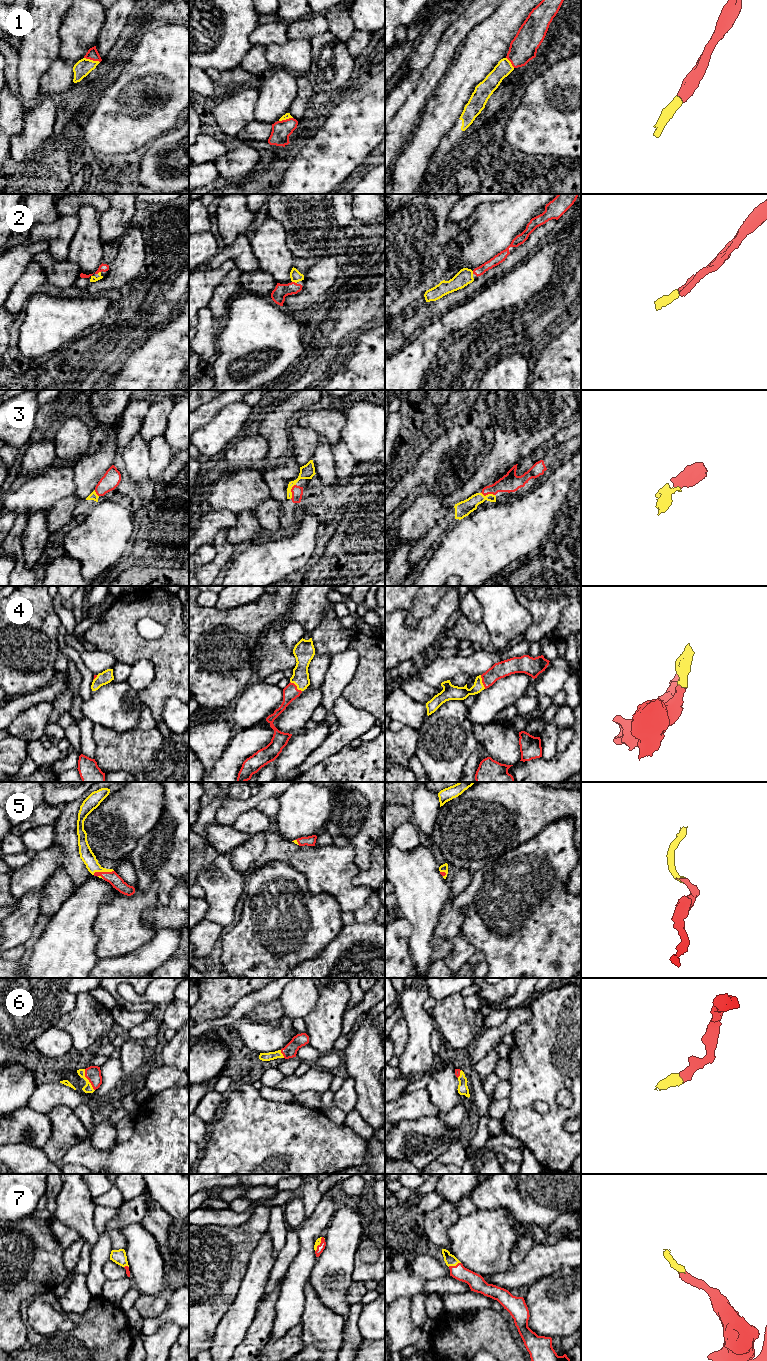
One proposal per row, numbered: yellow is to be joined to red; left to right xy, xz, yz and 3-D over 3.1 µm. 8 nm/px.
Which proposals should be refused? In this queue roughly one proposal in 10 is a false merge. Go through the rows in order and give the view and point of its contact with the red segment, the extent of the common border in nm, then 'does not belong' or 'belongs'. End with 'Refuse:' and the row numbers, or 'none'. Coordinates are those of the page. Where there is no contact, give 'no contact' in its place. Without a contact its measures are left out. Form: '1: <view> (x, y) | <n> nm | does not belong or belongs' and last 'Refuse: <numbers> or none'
1: xy (92, 59) | 130 nm | belongs
2: xz (294, 282) | 40 nm | belongs
3: xz (291, 491) | 130 nm | belongs
4: xz (296, 686) | 130 nm | belongs
5: xy (103, 872) | 170 nm | belongs
6: xy (88, 1079) | 190 nm | belongs
7: yz (454, 1266) | 110 nm | belongs
Refuse: none

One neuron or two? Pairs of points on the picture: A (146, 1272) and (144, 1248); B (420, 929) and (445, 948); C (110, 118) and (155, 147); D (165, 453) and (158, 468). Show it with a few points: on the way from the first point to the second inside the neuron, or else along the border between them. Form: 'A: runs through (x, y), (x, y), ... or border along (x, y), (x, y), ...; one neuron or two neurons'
A: runs through (146, 1266), (144, 1254); one neuron
B: border along (434, 952), (433, 958); two neurons
C: border along (169, 130), (153, 139), (146, 147); two neurons
D: runs through (161, 457), (158, 464); one neuron

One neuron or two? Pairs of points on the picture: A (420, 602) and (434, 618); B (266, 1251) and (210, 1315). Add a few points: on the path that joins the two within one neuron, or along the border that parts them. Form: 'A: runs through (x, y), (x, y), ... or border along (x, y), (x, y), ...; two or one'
A: border along (443, 596), (430, 614), (424, 616), (411, 627); two
B: border along (251, 1256), (234, 1300); two

